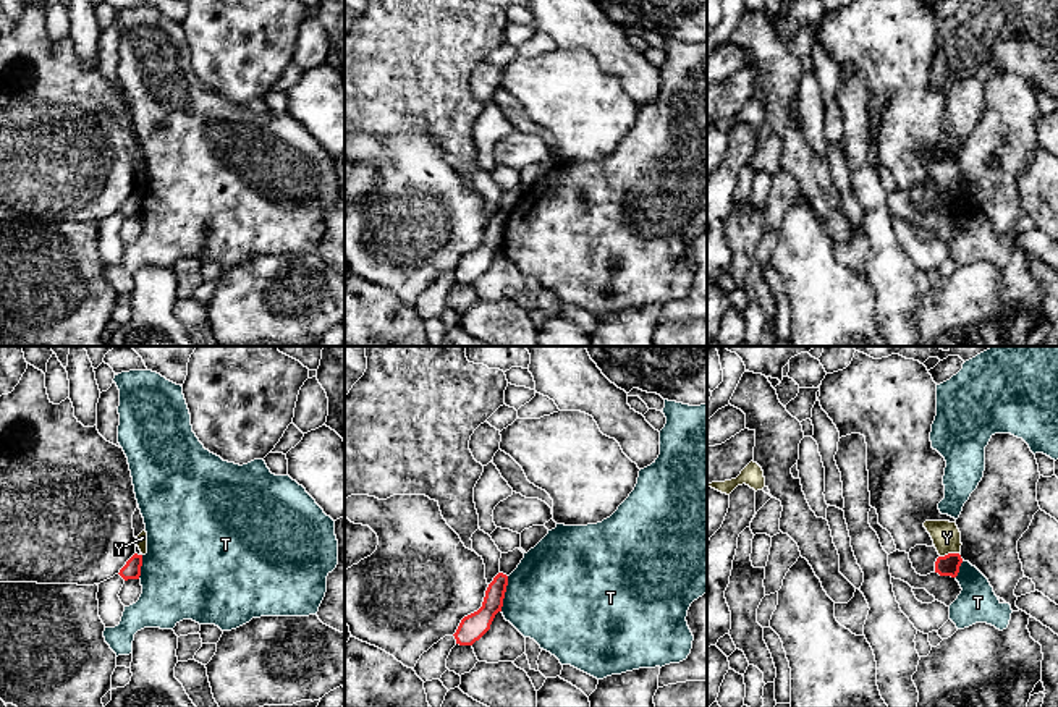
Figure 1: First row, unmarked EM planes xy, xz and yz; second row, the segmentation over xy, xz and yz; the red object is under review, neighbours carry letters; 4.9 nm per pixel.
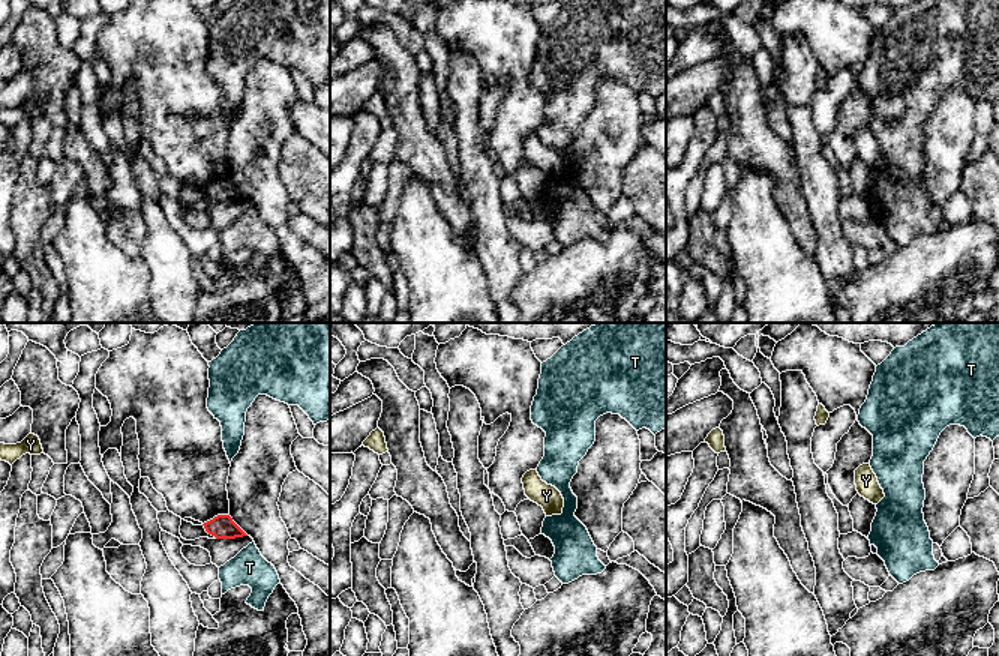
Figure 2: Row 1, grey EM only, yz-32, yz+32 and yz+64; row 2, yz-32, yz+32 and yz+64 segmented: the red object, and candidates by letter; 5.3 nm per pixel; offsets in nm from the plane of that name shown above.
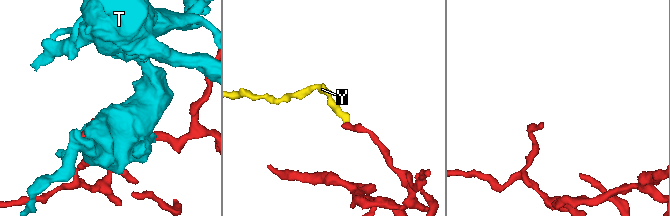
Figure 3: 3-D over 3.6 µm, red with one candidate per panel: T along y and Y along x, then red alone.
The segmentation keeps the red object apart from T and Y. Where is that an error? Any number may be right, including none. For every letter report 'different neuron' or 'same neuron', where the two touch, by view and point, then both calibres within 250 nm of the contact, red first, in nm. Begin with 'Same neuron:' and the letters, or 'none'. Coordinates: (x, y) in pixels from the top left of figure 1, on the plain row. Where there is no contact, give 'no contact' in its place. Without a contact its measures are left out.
Same neuron: none
T: different neuron | xz (503, 232) | 130/460 nm
Y: different neuron | yz (948, 191) | 110/140 nm

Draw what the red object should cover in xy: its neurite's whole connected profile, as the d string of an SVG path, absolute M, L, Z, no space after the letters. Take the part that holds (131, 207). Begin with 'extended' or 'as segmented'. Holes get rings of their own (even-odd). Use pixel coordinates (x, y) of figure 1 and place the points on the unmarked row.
as segmented | M134 191L126 202L120 207L120 214L128 217L139 217L141 214L141 204L142 204L142 193Z

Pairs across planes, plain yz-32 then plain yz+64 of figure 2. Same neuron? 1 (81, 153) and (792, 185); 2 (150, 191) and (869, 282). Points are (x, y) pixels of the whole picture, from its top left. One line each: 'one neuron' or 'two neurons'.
1: one neuron
2: two neurons

